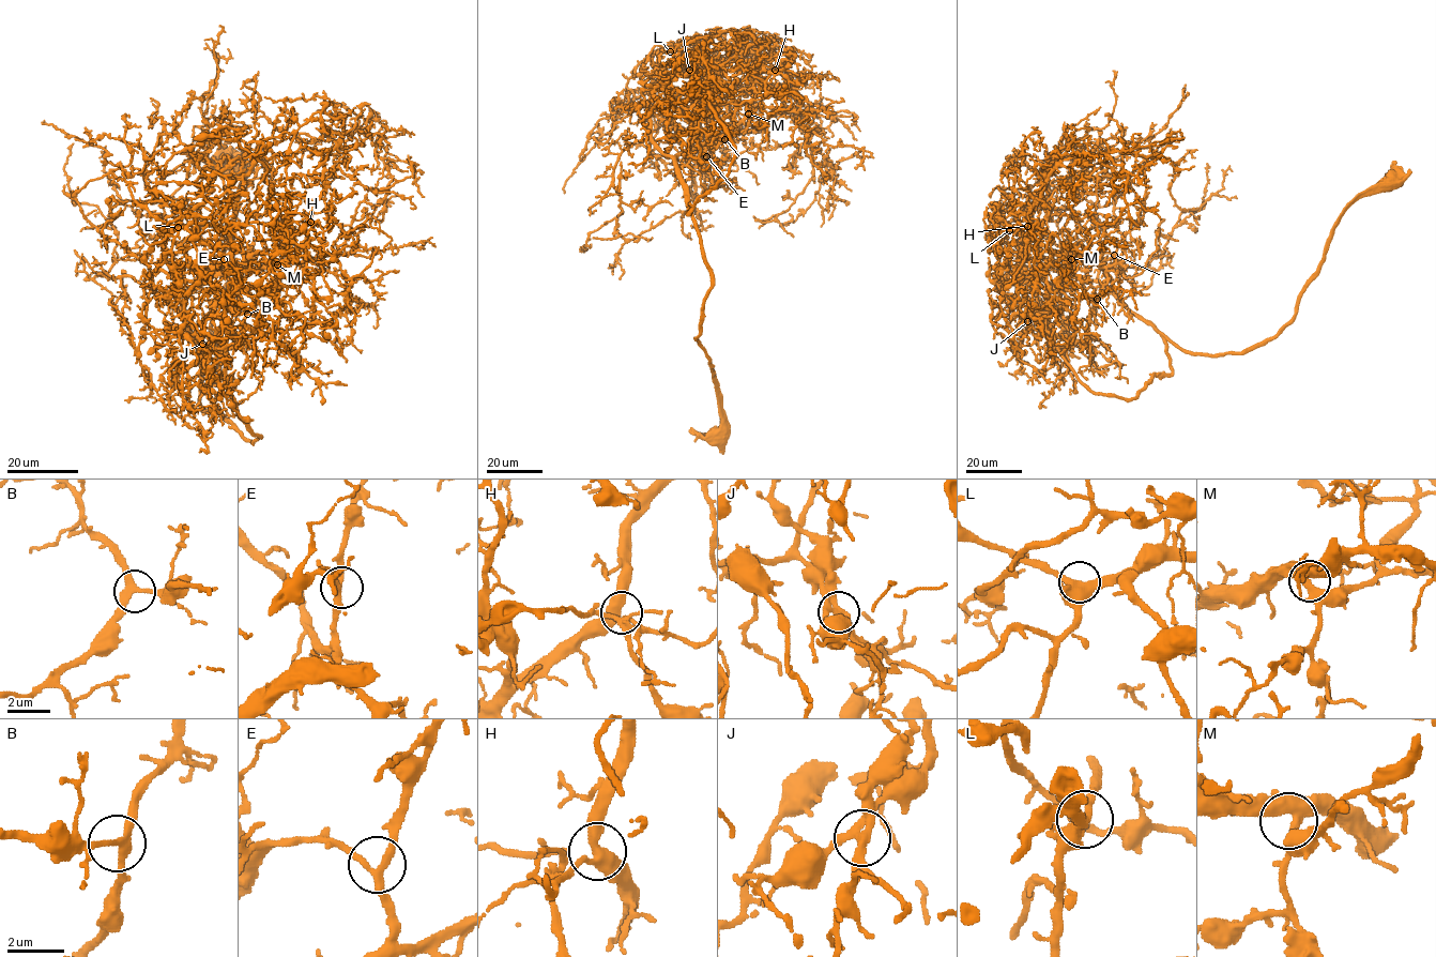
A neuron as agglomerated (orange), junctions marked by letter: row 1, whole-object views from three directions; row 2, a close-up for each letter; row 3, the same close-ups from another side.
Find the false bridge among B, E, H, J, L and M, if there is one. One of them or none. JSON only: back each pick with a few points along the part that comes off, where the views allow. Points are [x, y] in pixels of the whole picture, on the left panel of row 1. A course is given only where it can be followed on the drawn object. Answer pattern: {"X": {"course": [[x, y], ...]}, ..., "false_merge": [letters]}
{"false_merge": []}

